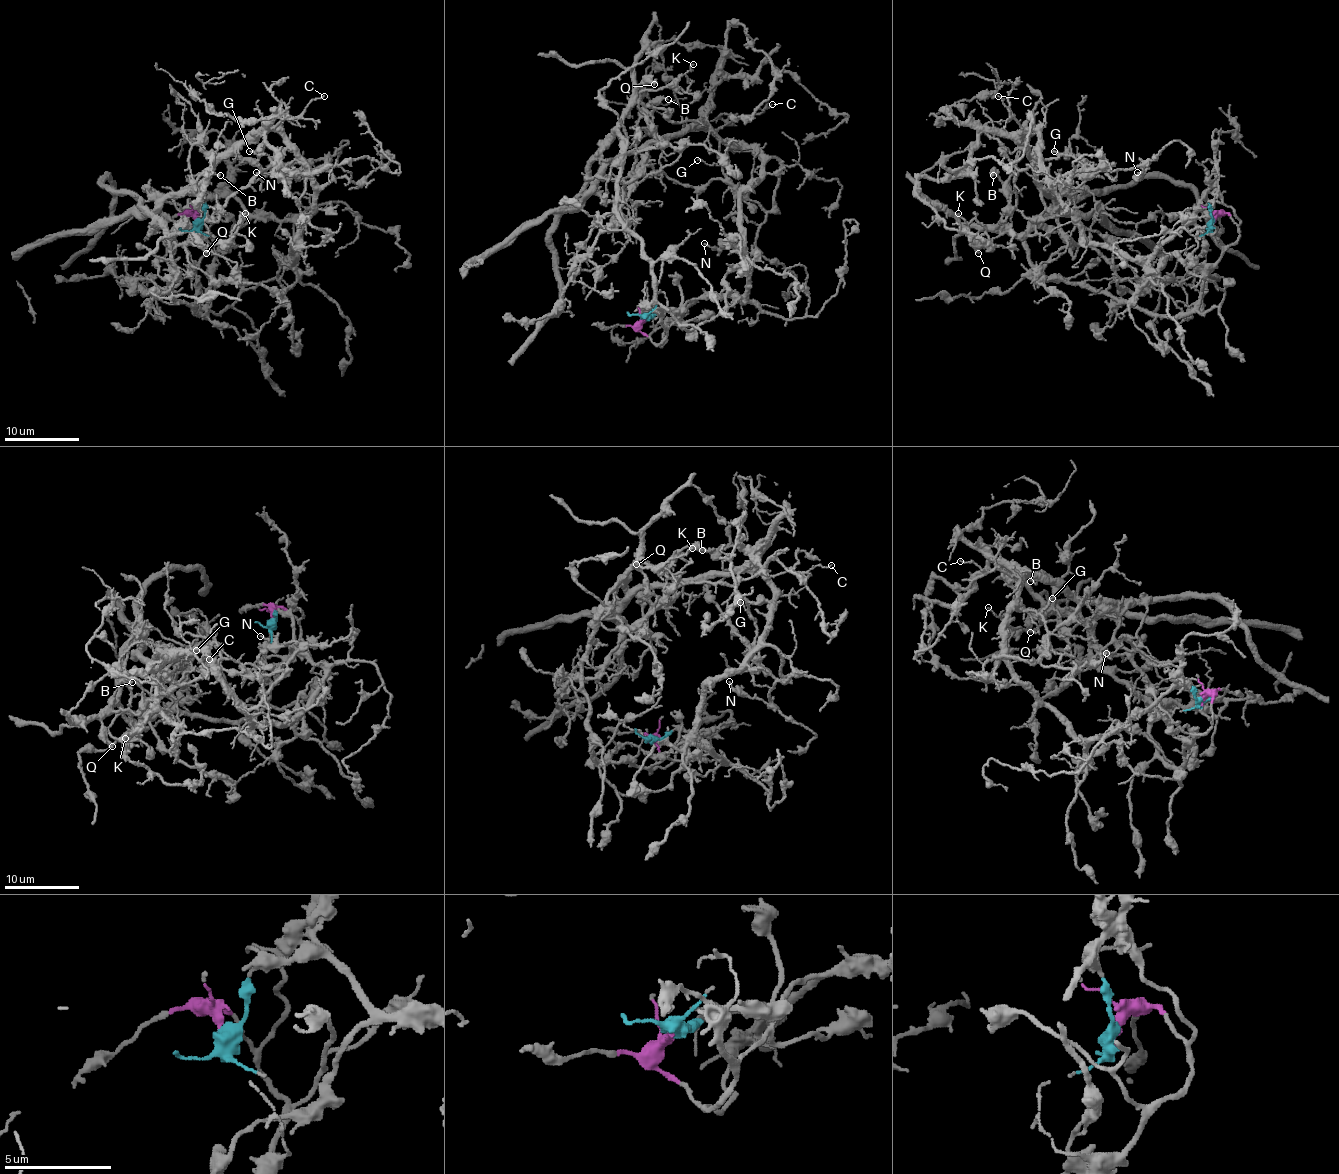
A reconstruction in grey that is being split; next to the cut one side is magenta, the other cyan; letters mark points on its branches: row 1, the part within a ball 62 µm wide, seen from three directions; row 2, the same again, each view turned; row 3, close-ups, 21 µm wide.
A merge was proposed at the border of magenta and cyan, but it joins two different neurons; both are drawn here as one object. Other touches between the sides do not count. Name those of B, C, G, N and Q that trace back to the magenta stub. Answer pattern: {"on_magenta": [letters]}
{"on_magenta": ["B", "G", "Q"]}

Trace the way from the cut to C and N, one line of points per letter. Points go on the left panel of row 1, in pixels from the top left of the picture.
C: (195, 222), (208, 200), (234, 198), (252, 214), (291, 220), (295, 257), (314, 181), (269, 129), (323, 96)
N: (195, 222), (208, 200), (234, 198), (291, 220), (295, 257), (301, 222), (332, 175), (301, 162), (256, 172)

